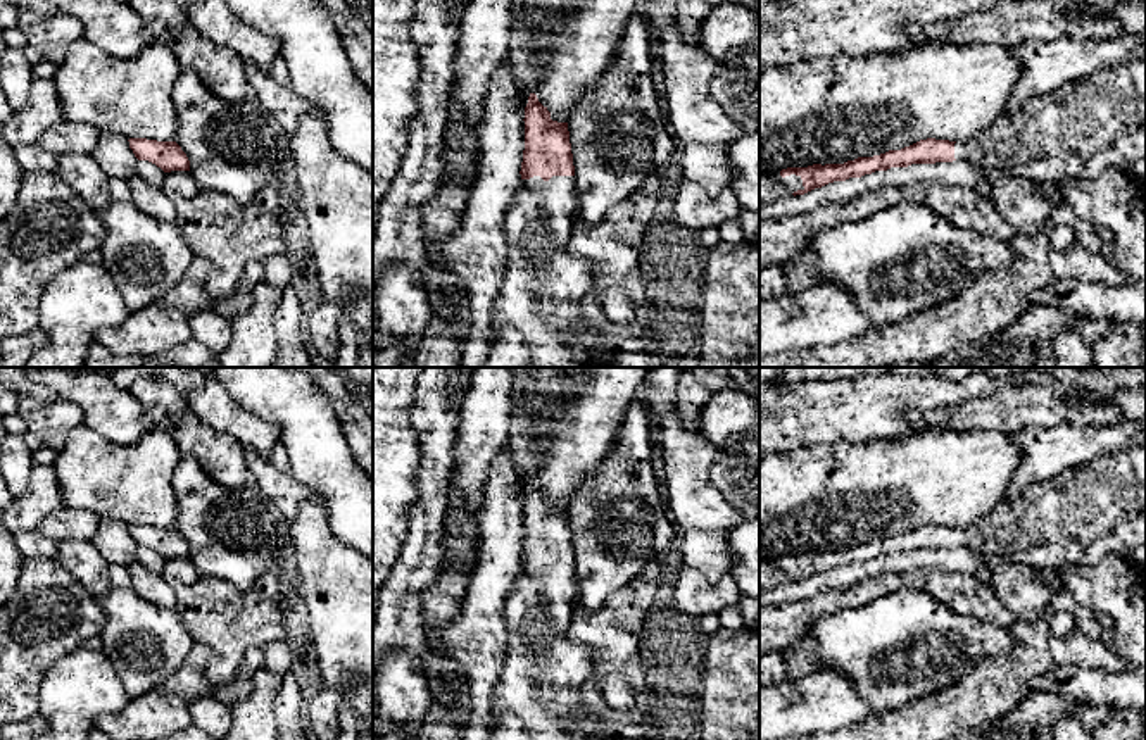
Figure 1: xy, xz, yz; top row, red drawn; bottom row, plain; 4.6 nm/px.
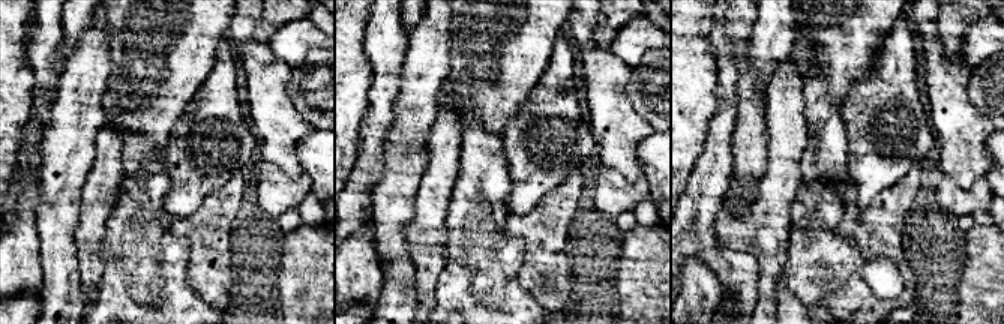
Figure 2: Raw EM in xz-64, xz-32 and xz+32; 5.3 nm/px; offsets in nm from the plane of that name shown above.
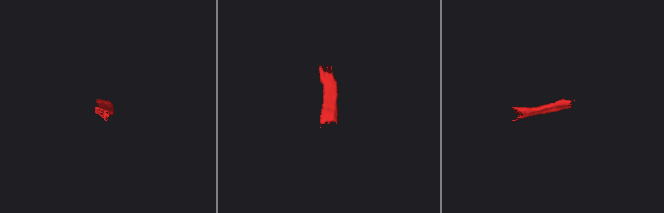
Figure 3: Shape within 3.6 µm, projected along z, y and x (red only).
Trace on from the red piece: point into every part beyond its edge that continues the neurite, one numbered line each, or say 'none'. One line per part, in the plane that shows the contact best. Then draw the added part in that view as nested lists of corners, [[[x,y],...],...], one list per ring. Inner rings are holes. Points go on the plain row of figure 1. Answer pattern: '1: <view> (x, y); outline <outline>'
1: xz (544, 670); outline [[[540,562],[523,566],[514,588],[506,600],[506,647],[504,669],[492,695],[492,735],[495,723],[504,714],[514,714],[530,740],[599,740],[604,730],[602,721],[590,714],[580,697],[580,687],[595,673],[594,654],[589,647],[575,643],[566,637],[573,616],[573,599],[578,592],[575,562],[552,562],[544,568]]]
2: yz (772, 573); outline [[[780,559],[759,562],[759,592],[773,590],[804,576],[801,562],[790,561],[782,564]]]

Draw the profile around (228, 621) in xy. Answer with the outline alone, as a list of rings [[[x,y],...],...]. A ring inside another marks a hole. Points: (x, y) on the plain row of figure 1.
[[[190,557],[166,559],[161,574],[176,595],[176,611],[193,643],[204,643],[211,650],[205,676],[212,688],[238,674],[249,649],[262,649],[271,642],[285,640],[281,571],[281,566],[271,566],[249,590],[240,592],[224,580],[200,574]]]

